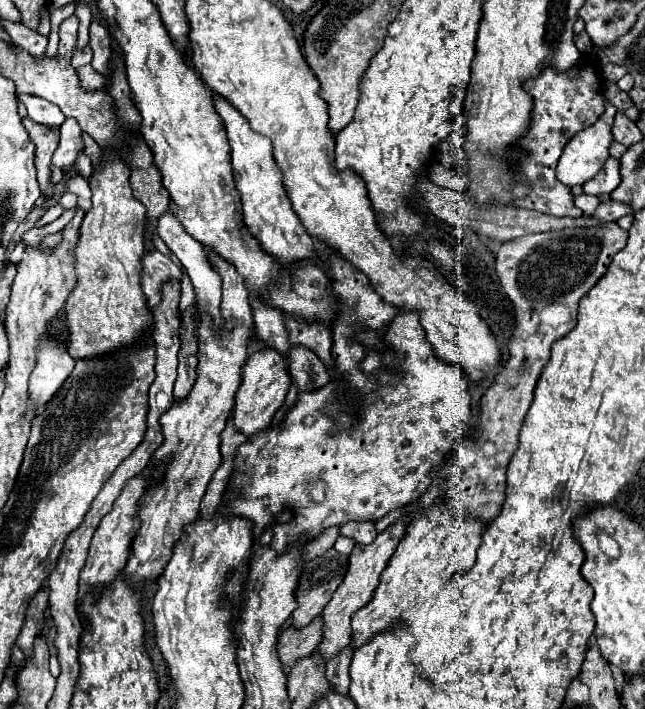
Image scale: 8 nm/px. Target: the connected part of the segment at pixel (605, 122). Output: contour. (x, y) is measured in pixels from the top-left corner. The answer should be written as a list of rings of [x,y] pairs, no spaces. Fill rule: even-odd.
[[[606,104],[606,112],[600,116],[600,120],[596,120],[592,126],[588,126],[586,130],[580,130],[564,148],[562,156],[558,160],[558,168],[556,168],[556,178],[566,184],[566,186],[576,186],[576,184],[584,184],[588,180],[592,180],[600,168],[604,166],[604,162],[608,160],[608,148],[612,144],[612,122],[614,122],[614,114],[616,108],[612,104]]]

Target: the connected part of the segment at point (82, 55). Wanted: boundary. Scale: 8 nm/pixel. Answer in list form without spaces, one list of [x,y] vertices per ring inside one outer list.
[[[86,44],[82,50],[74,52],[72,64],[74,64],[74,68],[80,68],[84,64],[90,64],[90,60],[92,60],[92,48],[90,48],[90,44]]]

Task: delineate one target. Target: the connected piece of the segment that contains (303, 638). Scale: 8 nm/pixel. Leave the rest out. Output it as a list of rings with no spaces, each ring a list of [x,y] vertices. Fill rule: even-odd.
[[[318,616],[304,628],[288,626],[280,634],[278,654],[282,656],[282,664],[284,664],[286,672],[288,672],[290,664],[294,664],[294,660],[298,660],[298,656],[306,656],[306,652],[314,652],[314,648],[318,648],[318,644],[322,642],[322,622],[324,622],[324,618]]]

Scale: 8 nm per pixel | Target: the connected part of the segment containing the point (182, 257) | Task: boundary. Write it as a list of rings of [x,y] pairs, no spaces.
[[[164,212],[160,218],[158,218],[158,236],[166,242],[166,246],[178,256],[178,260],[184,264],[184,268],[188,270],[190,278],[192,278],[192,284],[194,284],[194,294],[196,294],[196,300],[198,300],[198,308],[200,310],[206,310],[212,320],[214,320],[214,326],[216,330],[222,328],[222,316],[218,316],[218,308],[220,308],[220,276],[212,270],[208,258],[206,258],[206,250],[204,246],[194,240],[192,236],[186,234],[186,230],[182,228],[182,224],[176,220],[176,216],[172,212]]]

